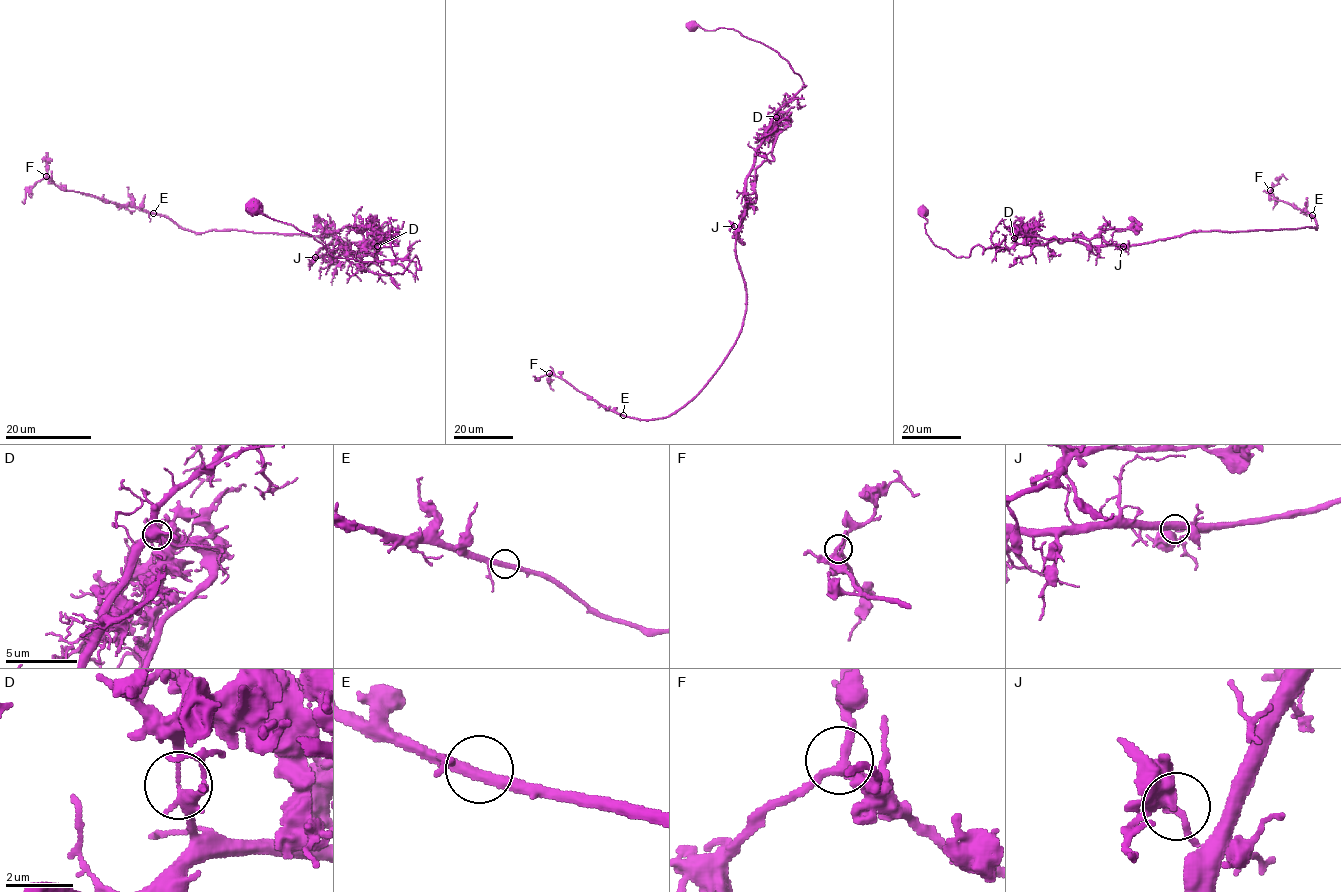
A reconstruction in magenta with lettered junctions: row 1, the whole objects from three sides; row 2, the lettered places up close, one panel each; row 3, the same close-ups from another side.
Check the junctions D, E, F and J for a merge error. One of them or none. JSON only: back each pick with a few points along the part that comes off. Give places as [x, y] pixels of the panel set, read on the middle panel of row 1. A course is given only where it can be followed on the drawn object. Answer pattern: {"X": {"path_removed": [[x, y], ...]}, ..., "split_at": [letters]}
{"D": {"path_removed": [[776, 117], [774, 160], [765, 160], [756, 169], [755, 199], [747, 206], [738, 234], [744, 245]]}, "split_at": ["D"]}

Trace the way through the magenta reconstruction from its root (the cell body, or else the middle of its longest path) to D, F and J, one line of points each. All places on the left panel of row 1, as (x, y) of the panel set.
D: (253, 207), (334, 256), (392, 274), (416, 256), (419, 268), (377, 260), (377, 246)
F: (253, 207), (334, 256), (419, 268), (321, 257), (332, 235), (192, 232), (46, 176)
J: (253, 207), (307, 232), (334, 256), (372, 261), (392, 274), (416, 256), (419, 268), (346, 248), (315, 257)

